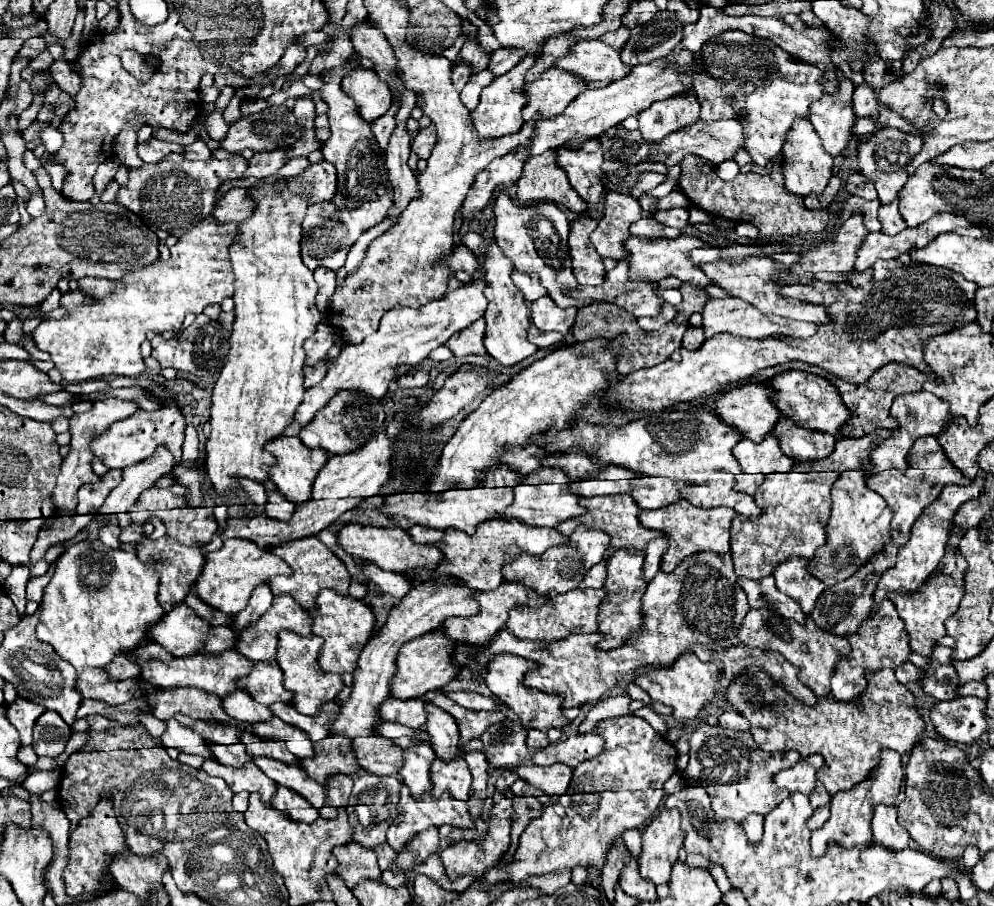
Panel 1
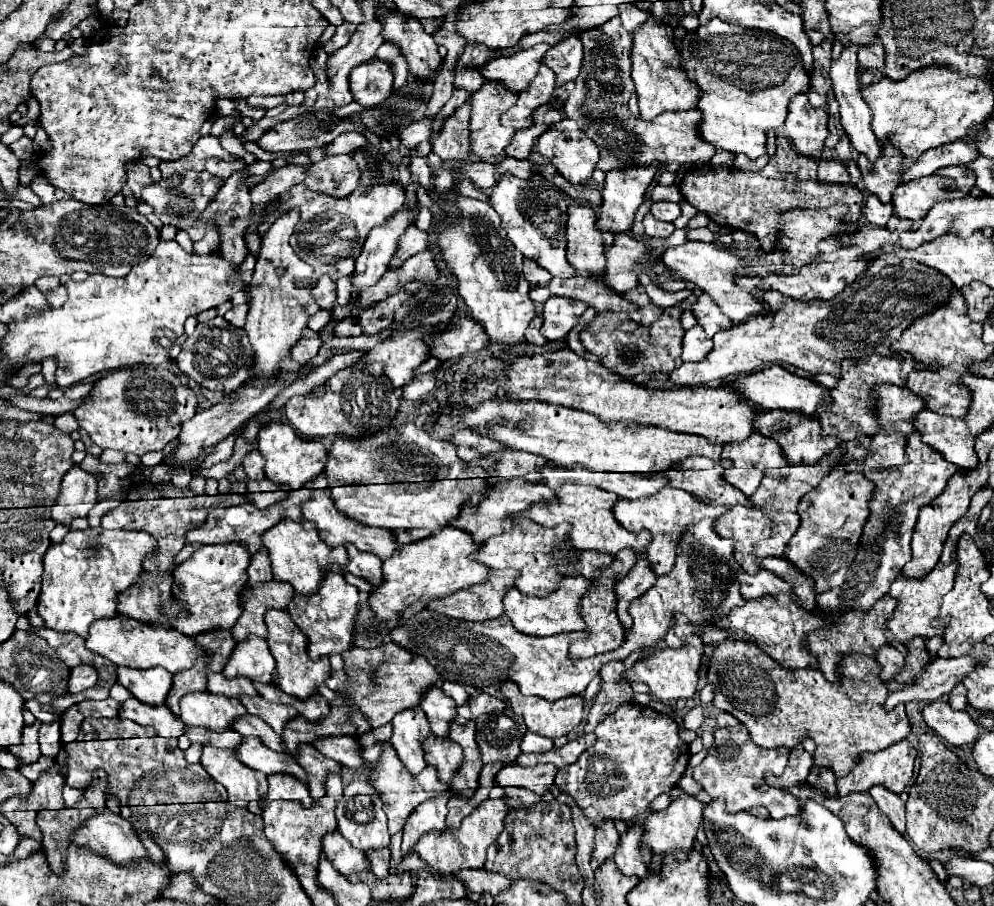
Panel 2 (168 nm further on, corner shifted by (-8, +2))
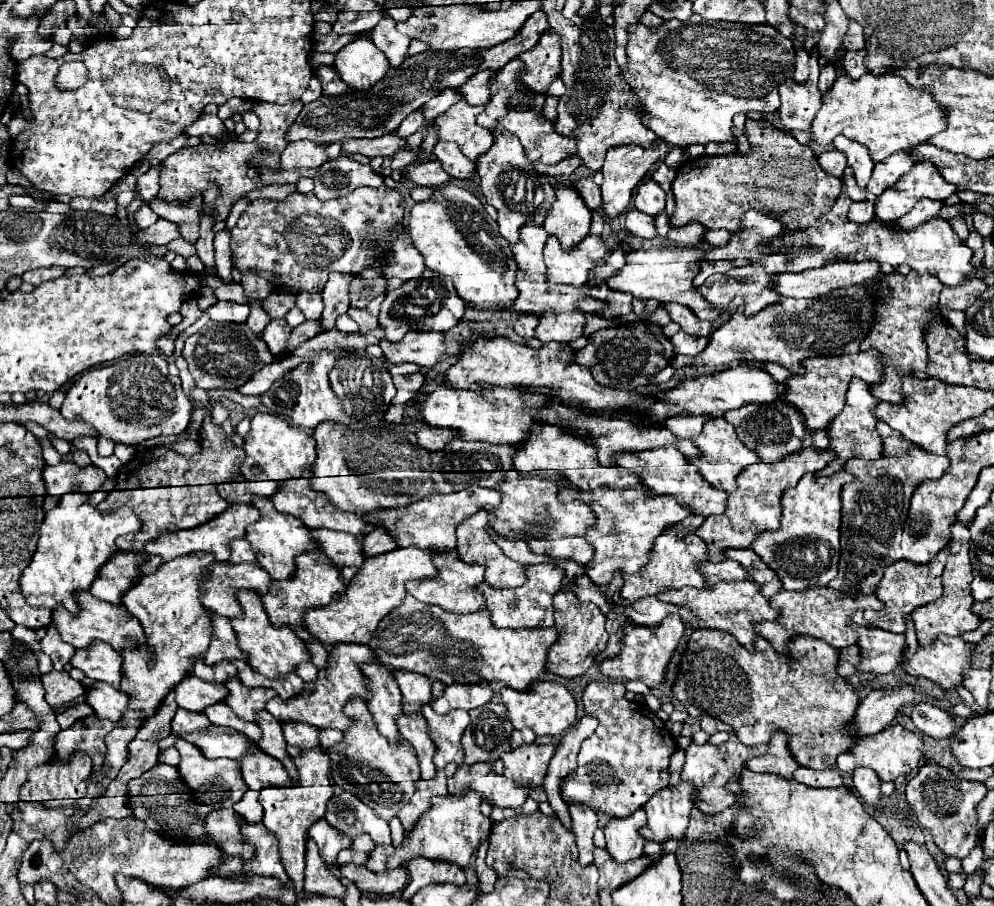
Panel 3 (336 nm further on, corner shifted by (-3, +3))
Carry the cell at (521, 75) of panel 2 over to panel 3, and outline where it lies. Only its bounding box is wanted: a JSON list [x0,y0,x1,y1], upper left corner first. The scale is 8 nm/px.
[461,72,493,104]

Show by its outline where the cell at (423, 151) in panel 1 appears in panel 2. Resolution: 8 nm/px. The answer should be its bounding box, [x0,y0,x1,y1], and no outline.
[432,94,470,161]

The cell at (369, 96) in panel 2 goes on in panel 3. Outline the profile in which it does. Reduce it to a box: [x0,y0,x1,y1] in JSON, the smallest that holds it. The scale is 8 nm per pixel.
[335,38,389,90]

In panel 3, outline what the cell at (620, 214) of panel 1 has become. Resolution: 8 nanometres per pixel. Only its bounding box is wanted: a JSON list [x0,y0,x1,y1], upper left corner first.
[601,140,669,218]

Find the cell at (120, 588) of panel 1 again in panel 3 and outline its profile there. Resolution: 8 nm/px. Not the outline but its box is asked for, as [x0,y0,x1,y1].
[19,494,141,614]

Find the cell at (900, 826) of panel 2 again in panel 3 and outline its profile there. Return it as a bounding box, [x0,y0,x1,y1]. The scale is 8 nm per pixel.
[853,768,881,810]

